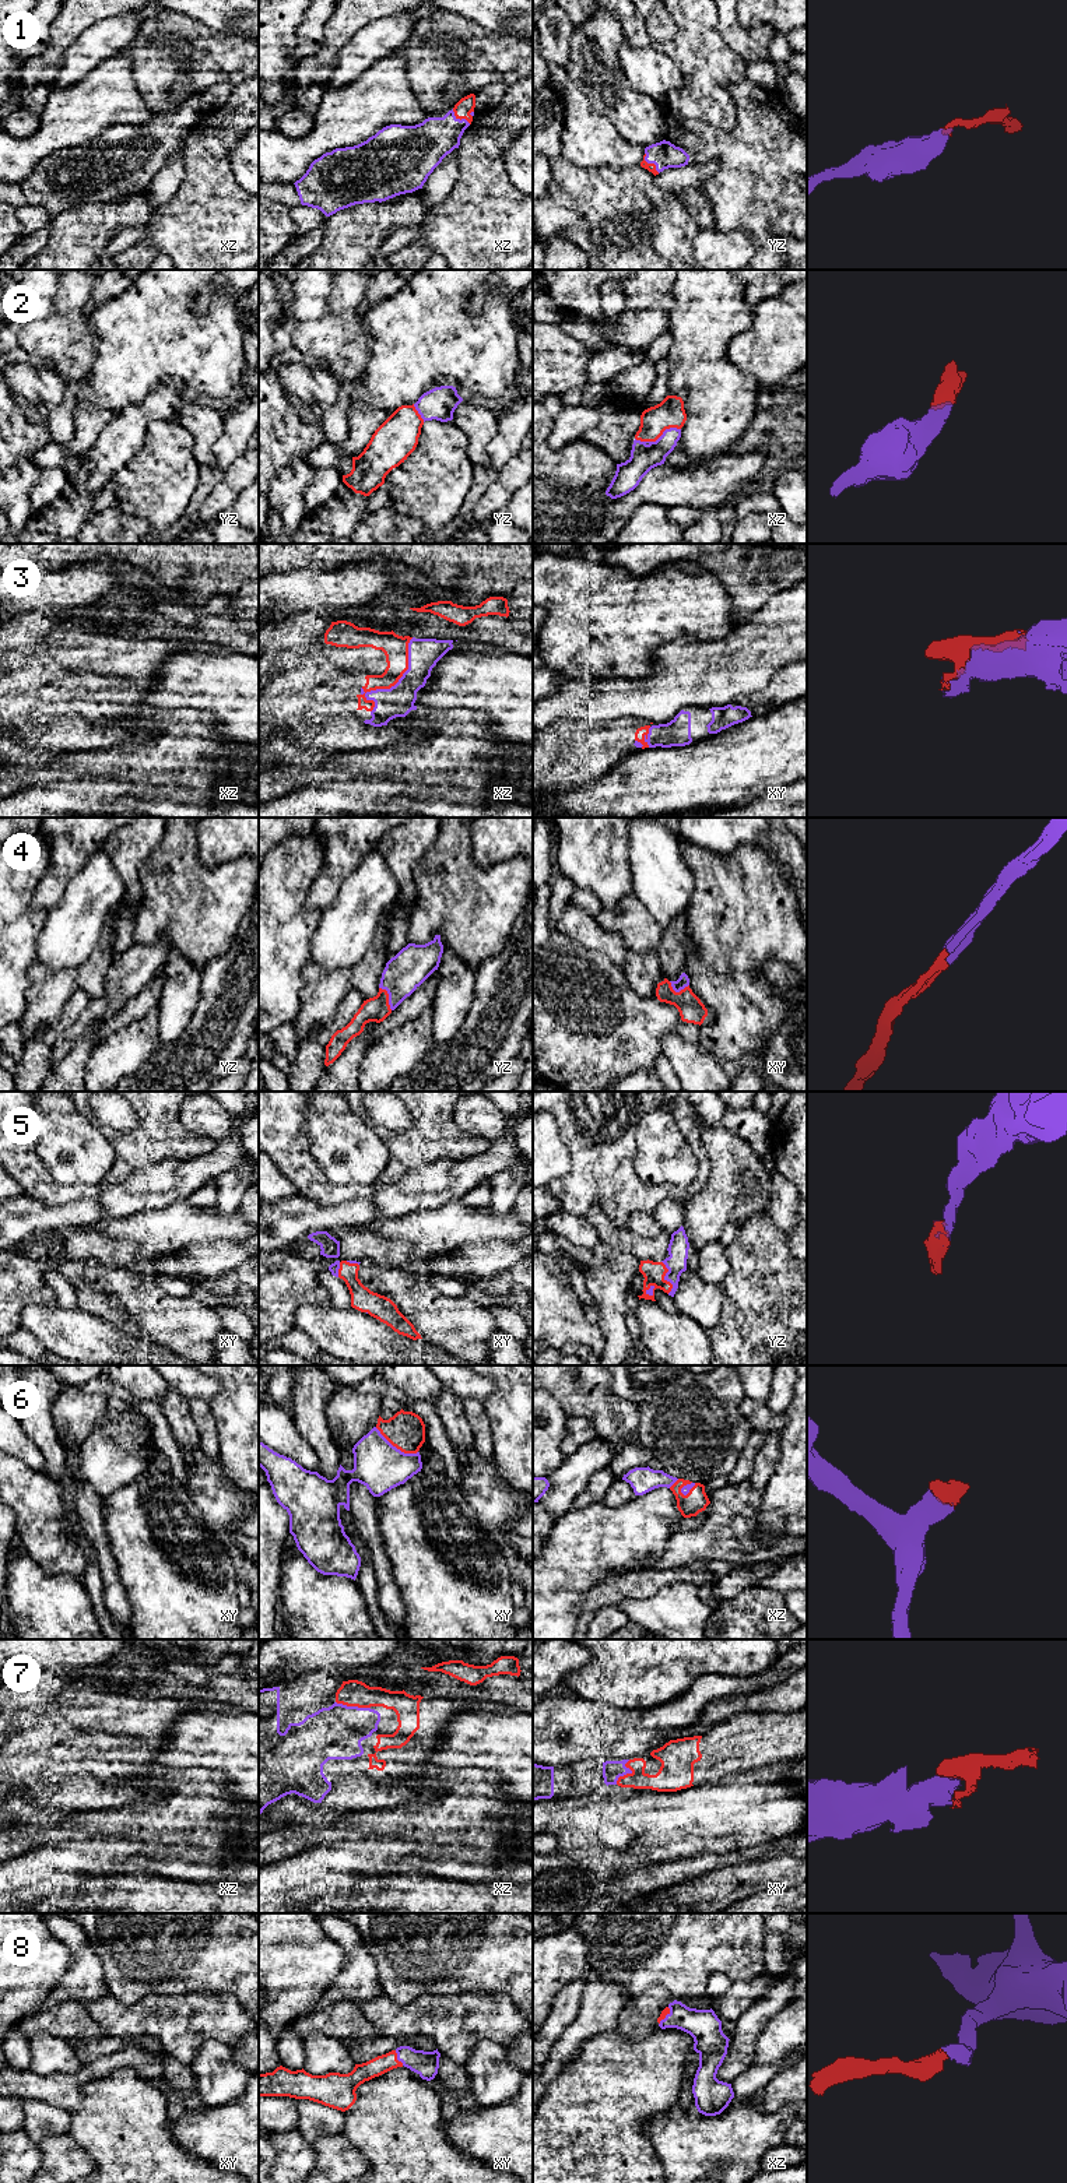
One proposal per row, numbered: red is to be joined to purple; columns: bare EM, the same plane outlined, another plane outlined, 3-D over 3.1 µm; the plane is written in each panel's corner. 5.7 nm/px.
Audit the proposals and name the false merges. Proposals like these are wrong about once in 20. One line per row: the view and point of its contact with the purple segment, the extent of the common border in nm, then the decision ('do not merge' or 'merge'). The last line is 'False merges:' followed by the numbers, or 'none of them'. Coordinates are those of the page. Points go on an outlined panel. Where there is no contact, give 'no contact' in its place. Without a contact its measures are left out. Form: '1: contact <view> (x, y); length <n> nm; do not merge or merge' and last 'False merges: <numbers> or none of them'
1: contact yz (650, 162); length 150 nm; merge
2: contact xz (659, 438); length 280 nm; merge
3: contact xz (392, 686); length 500 nm; merge
4: contact yz (389, 997); length 150 nm; merge
5: contact yz (664, 1278); length 200 nm; merge
6: contact xy (395, 1447); length 280 nm; merge
7: contact xz (353, 1707); length 200 nm; merge
8: contact xy (397, 2057); length 100 nm; merge
False merges: none of them

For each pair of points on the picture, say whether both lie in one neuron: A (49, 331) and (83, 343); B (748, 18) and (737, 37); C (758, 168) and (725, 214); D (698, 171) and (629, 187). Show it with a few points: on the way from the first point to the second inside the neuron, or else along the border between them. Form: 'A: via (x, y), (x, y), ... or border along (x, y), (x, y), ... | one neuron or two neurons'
A: via (58, 340), (74, 343) | one neuron
B: border along (734, 14), (744, 27), (771, 24), (776, 31) | two neurons
C: via (758, 179), (736, 203) | one neuron
D: border along (653, 176), (653, 180), (660, 187), (676, 194) | two neurons

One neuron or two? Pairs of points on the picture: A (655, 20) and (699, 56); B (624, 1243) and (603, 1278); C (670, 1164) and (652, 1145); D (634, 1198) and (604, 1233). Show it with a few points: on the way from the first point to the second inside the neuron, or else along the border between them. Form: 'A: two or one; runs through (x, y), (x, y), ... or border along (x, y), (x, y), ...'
A: two; border along (670, 14), (674, 23), (673, 39)
B: two; border along (600, 1240), (634, 1255), (639, 1261)
C: one; runs through (671, 1159), (657, 1146)
D: two; border along (583, 1216), (597, 1205), (616, 1224), (627, 1227)

